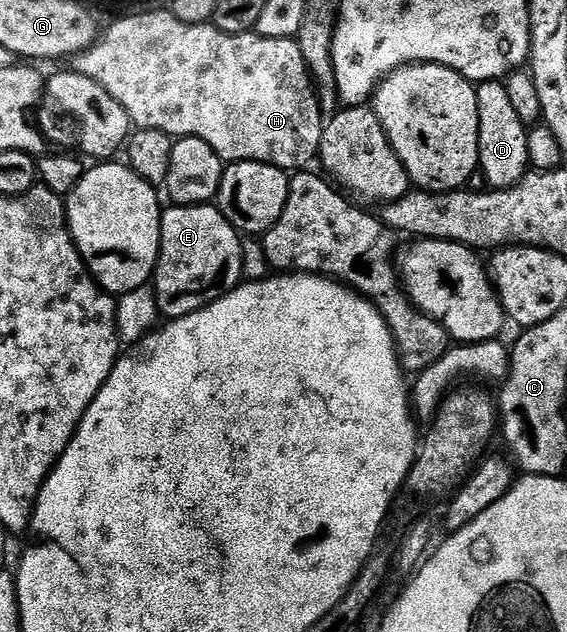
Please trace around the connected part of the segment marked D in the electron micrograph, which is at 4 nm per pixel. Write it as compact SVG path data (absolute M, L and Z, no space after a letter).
M487 80L477 85L479 100L479 164L478 167L483 174L485 183L491 189L510 188L514 184L519 184L523 176L530 168L528 158L528 131L527 125L520 122L516 115L516 110L512 102L508 99L508 90L505 83L496 80Z

